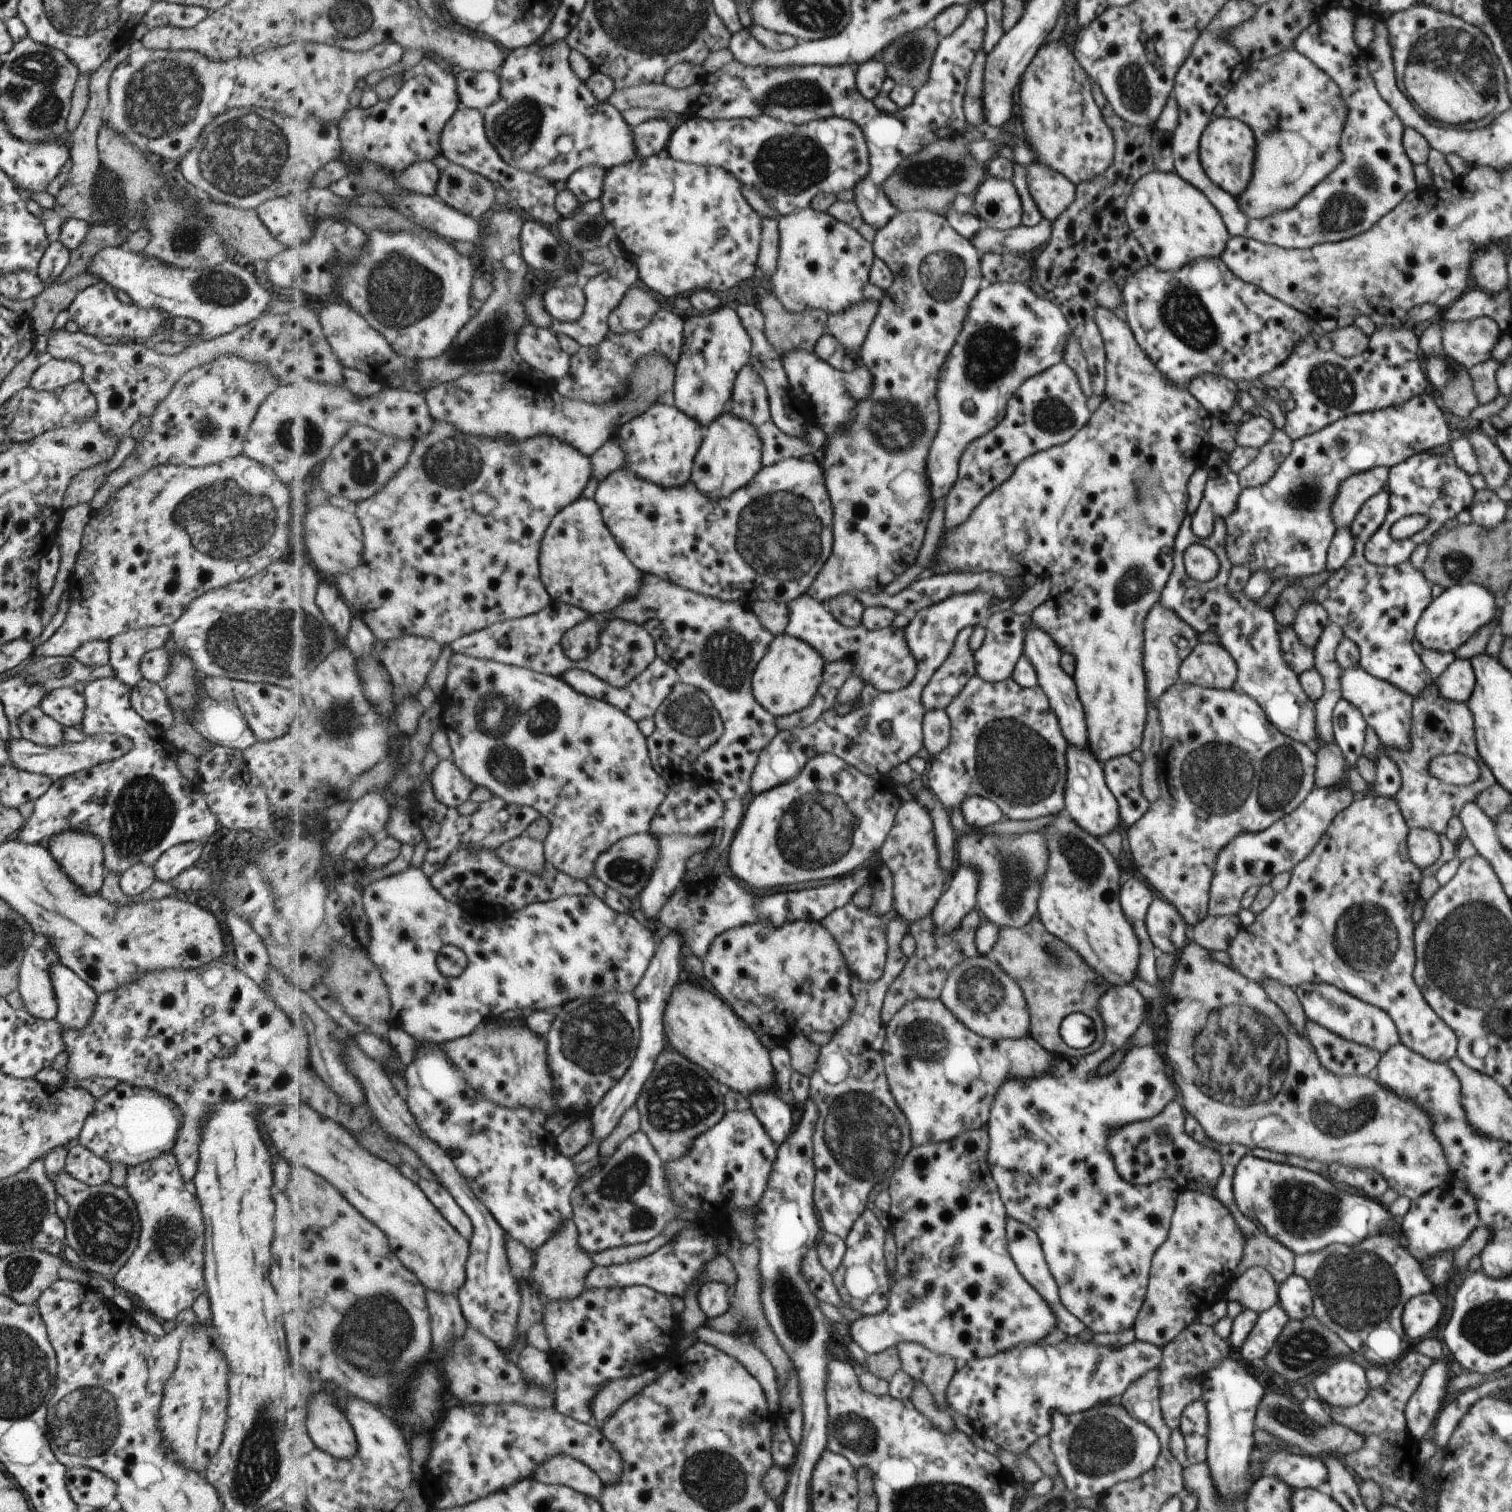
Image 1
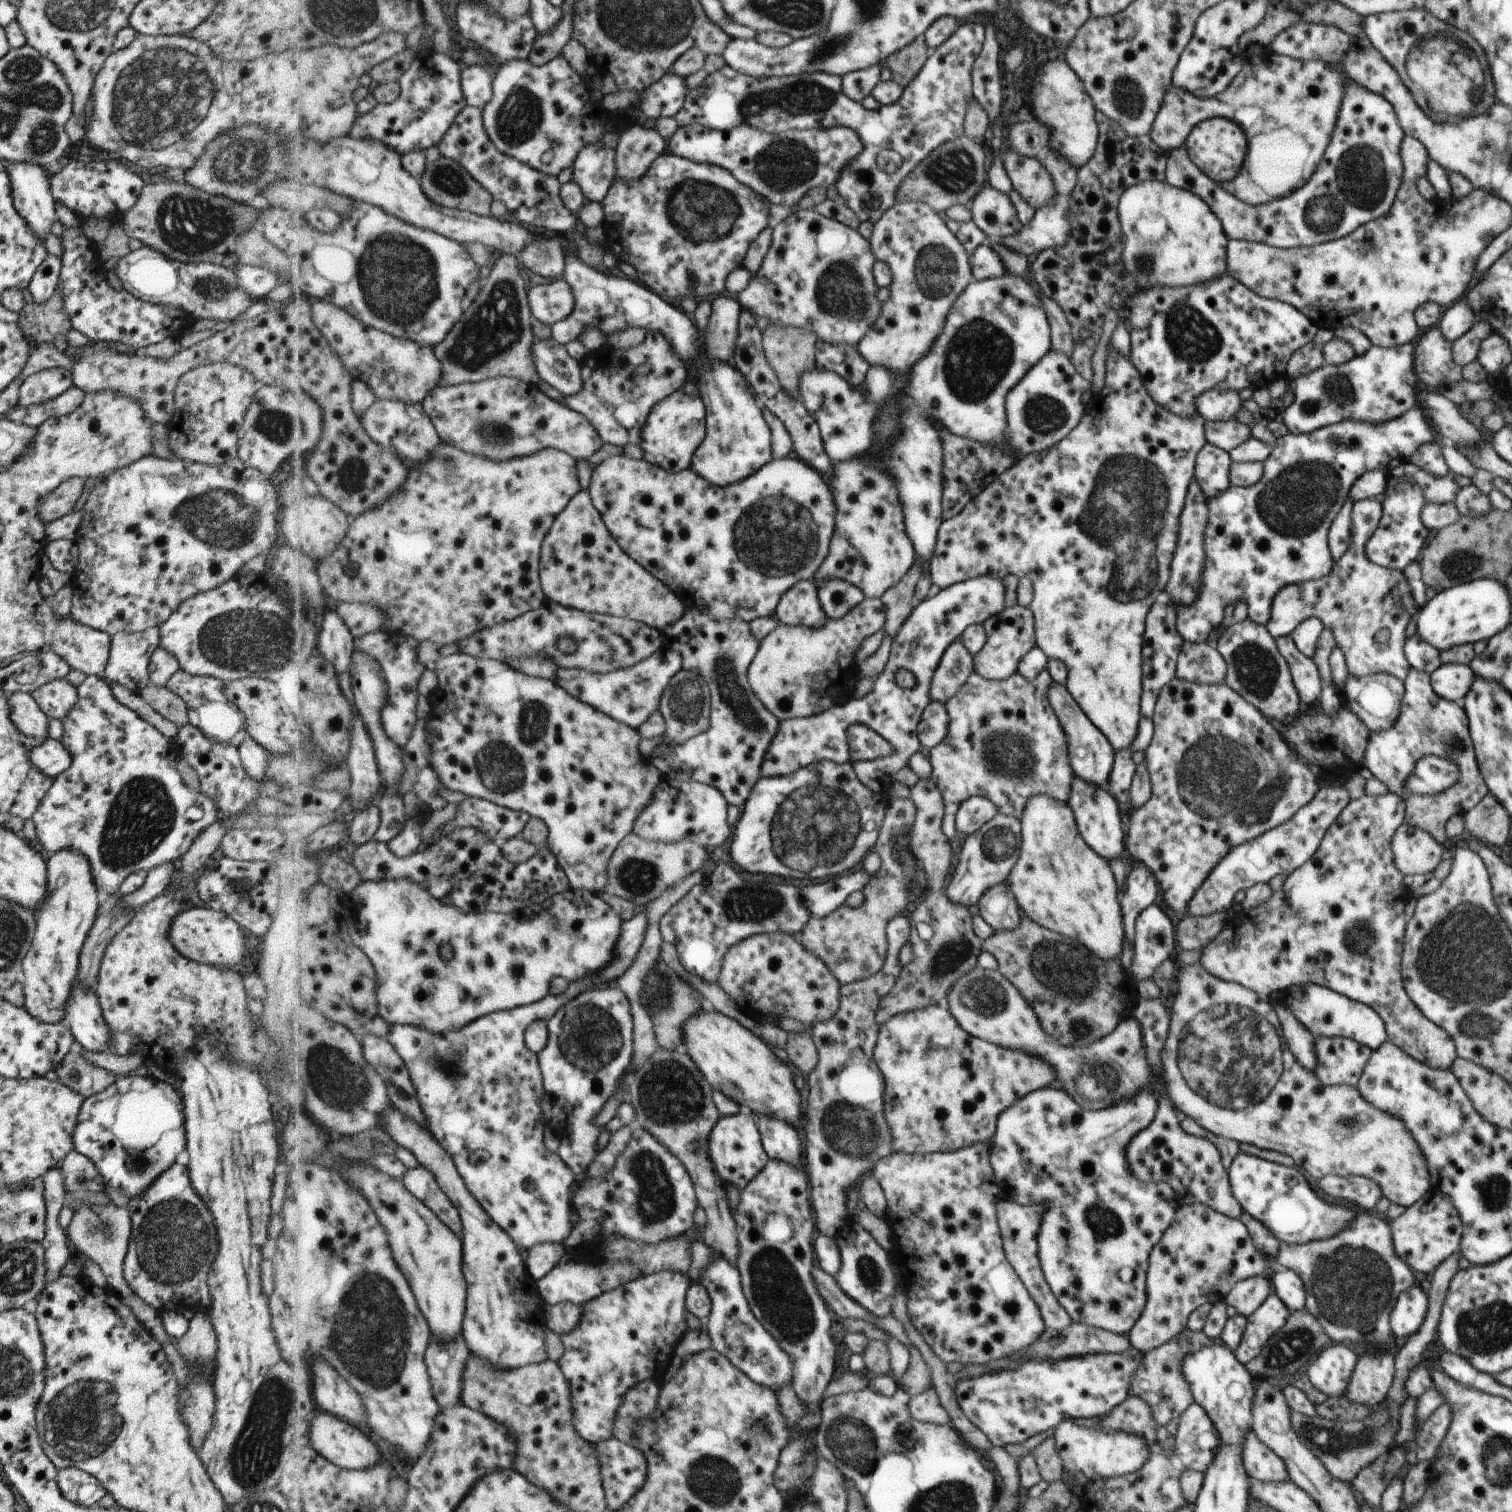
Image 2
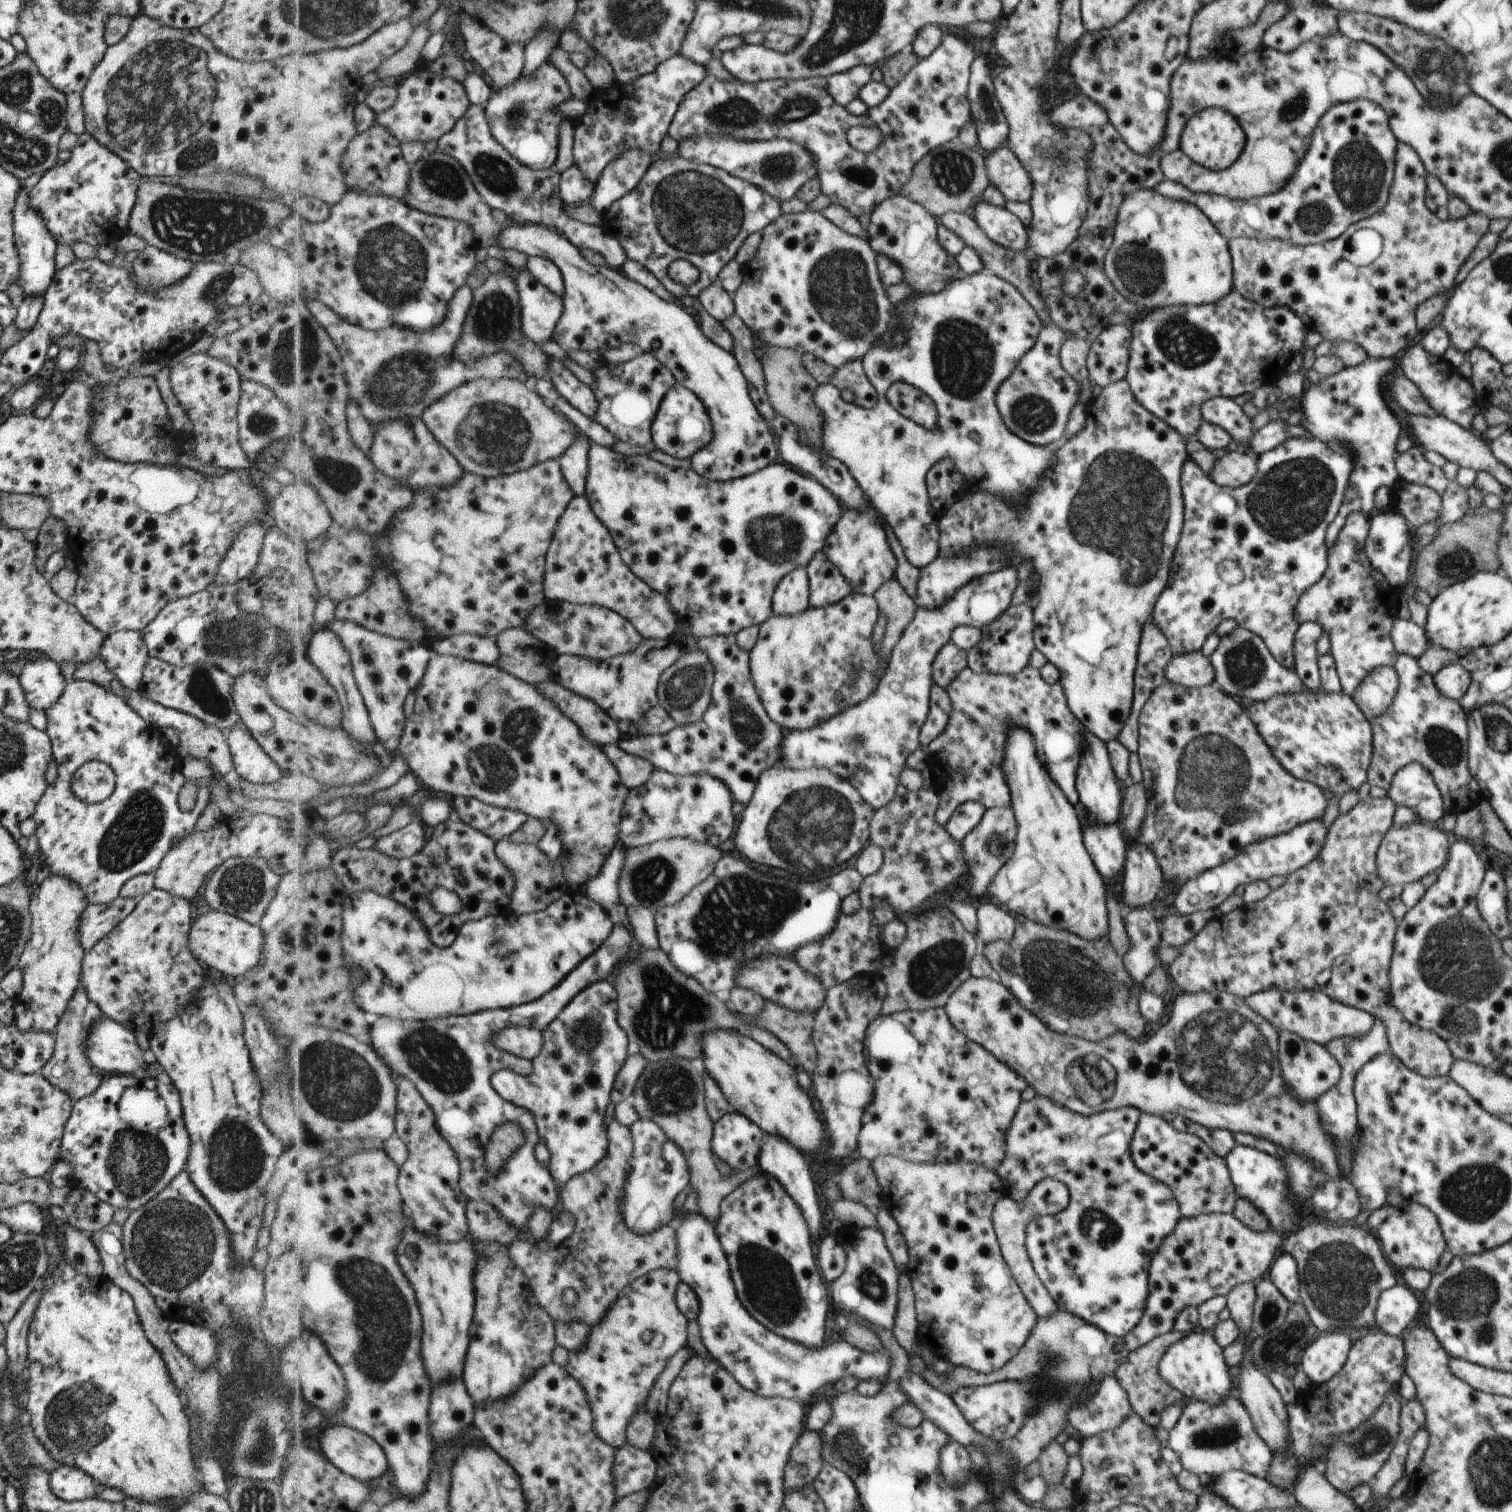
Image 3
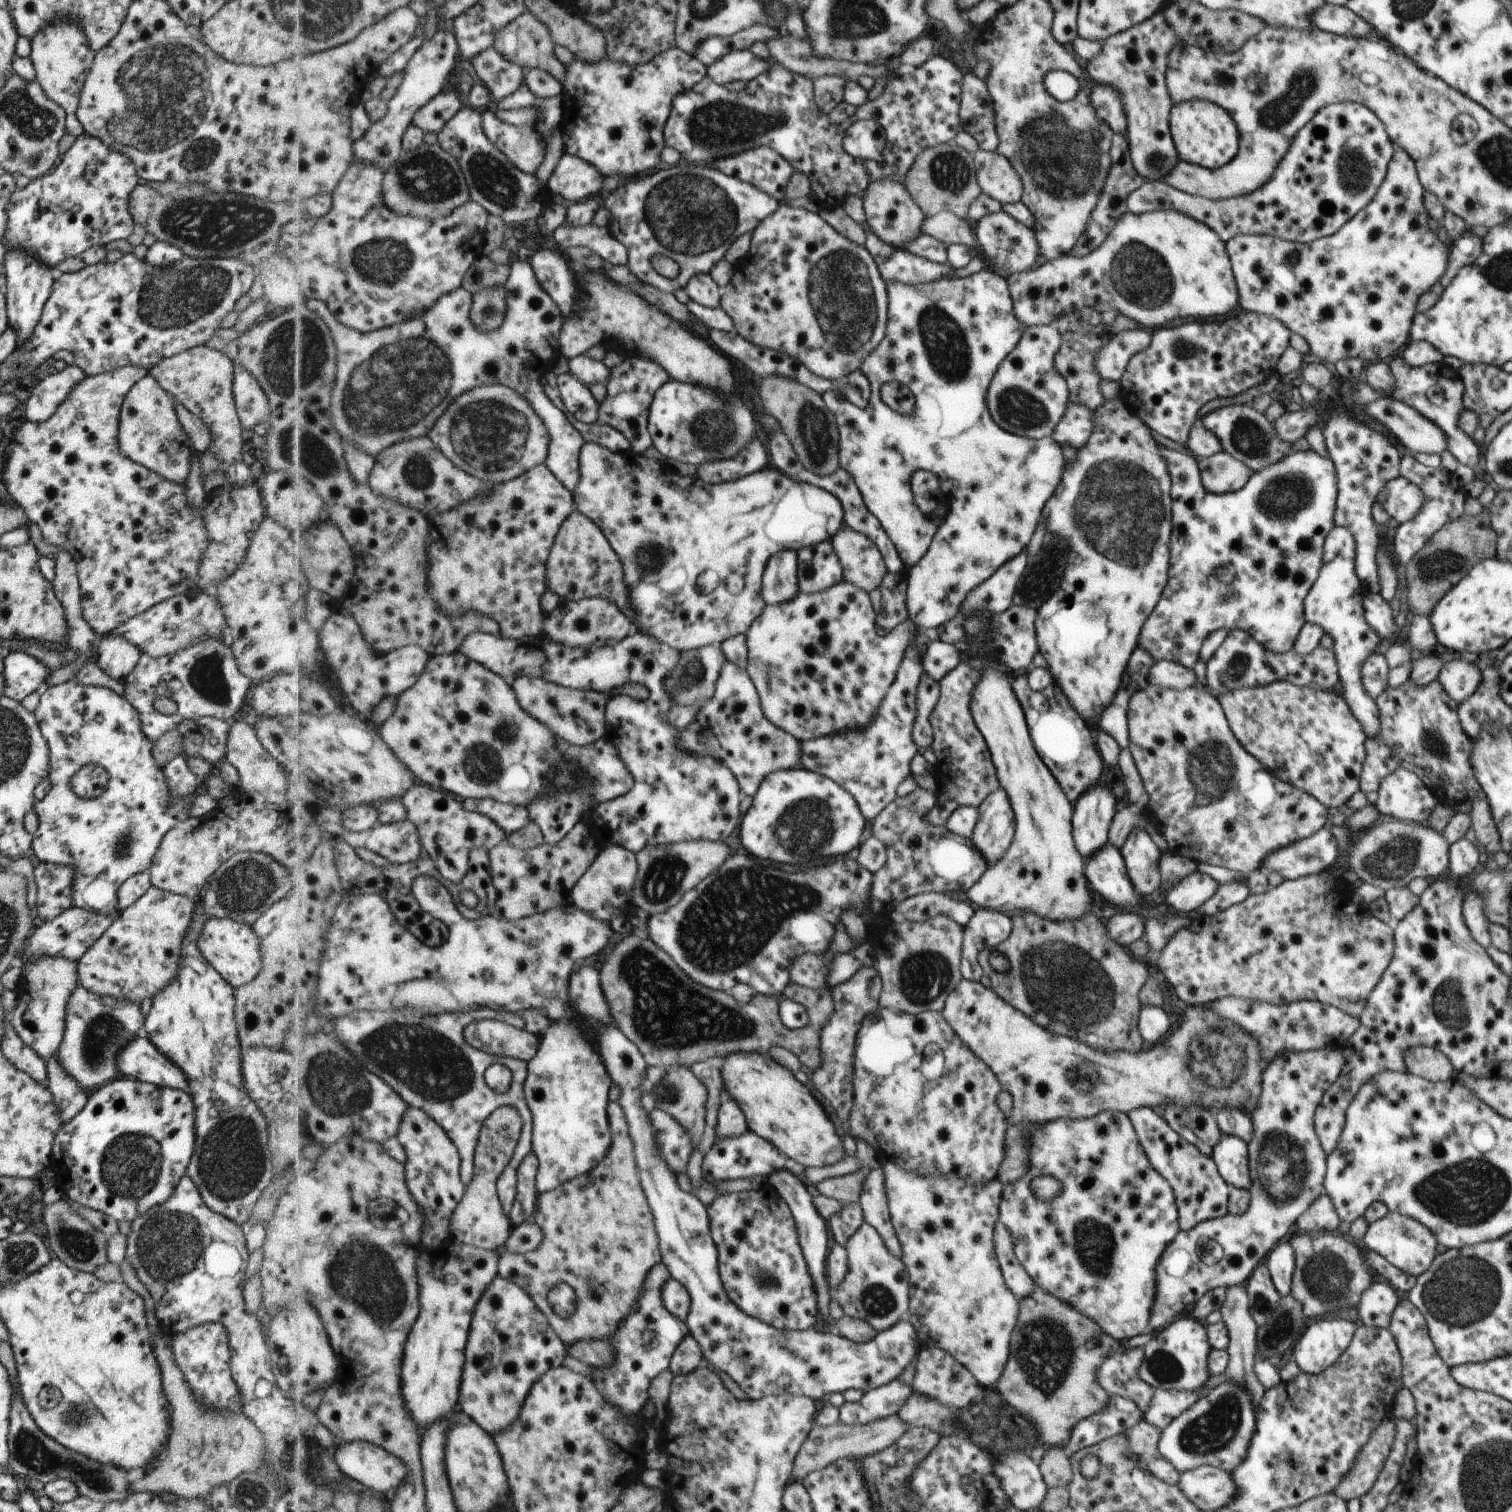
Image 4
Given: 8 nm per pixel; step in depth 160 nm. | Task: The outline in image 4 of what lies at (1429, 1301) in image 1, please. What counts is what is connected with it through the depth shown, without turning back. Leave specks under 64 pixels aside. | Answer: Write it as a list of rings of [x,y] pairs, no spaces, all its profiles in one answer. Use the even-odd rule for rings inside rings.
[[[1375,1281],[1371,1288],[1361,1293],[1355,1308],[1357,1317],[1363,1325],[1385,1329],[1390,1323],[1391,1313],[1395,1310],[1400,1296],[1387,1282]]]

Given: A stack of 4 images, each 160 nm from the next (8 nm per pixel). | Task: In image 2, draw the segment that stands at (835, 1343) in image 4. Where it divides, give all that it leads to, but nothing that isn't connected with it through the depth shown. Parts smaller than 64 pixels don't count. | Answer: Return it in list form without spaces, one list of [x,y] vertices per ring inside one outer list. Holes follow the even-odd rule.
[[[716,1254],[712,1266],[702,1273],[699,1283],[703,1283],[712,1296],[710,1321],[704,1326],[712,1338],[712,1348],[728,1356],[737,1368],[765,1387],[777,1390],[791,1385],[795,1362],[753,1312],[752,1304],[745,1296],[740,1269]]]

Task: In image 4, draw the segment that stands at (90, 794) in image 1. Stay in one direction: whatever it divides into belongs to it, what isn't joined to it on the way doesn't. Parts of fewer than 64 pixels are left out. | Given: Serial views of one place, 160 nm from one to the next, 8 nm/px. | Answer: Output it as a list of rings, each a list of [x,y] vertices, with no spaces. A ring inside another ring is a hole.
[[[65,681],[46,686],[32,712],[40,733],[48,746],[48,775],[50,787],[38,801],[32,804],[38,825],[32,834],[30,848],[41,863],[72,868],[70,897],[76,907],[96,913],[110,913],[116,908],[118,886],[134,874],[147,871],[161,837],[178,822],[188,816],[195,790],[184,799],[170,801],[166,778],[162,768],[151,754],[152,742],[142,734],[138,712],[121,695],[105,687],[82,685],[77,681]],[[86,762],[103,767],[107,774],[106,789],[94,799],[77,798],[68,787],[68,780]]]

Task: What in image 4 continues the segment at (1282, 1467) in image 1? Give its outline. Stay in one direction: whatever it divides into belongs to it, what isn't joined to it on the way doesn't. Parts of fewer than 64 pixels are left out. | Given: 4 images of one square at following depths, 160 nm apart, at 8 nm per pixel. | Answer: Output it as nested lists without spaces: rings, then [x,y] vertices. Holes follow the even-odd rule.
[[[1226,1381],[1209,1389],[1206,1396],[1199,1396],[1192,1407],[1181,1412],[1179,1416],[1171,1419],[1171,1422],[1160,1430],[1158,1438],[1159,1454],[1168,1460],[1178,1473],[1182,1473],[1201,1465],[1211,1465],[1215,1468],[1222,1468],[1228,1473],[1241,1464],[1241,1461],[1248,1455],[1248,1446],[1252,1434],[1256,1431],[1256,1417],[1252,1408],[1251,1394],[1243,1389],[1236,1382]]]

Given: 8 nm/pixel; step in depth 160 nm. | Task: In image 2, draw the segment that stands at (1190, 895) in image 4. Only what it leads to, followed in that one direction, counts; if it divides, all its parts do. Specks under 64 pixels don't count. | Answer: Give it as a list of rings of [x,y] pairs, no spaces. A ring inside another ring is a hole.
[[[1330,784],[1321,787],[1311,802],[1304,804],[1291,819],[1233,847],[1215,867],[1211,874],[1197,888],[1188,902],[1187,914],[1207,916],[1225,912],[1234,903],[1234,896],[1239,890],[1247,890],[1257,883],[1268,883],[1276,876],[1291,875],[1298,866],[1313,856],[1329,825],[1339,816],[1341,810],[1351,800],[1345,785]]]

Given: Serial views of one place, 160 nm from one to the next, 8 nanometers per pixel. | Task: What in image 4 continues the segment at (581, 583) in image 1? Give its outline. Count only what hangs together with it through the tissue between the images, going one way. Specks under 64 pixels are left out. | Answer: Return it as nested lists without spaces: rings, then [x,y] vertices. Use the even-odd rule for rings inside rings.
[[[578,508],[569,515],[557,533],[547,566],[548,588],[557,593],[563,602],[603,597],[613,601],[625,616],[628,616],[633,623],[636,622],[636,610],[629,585],[624,577],[624,564],[620,556],[601,527]]]

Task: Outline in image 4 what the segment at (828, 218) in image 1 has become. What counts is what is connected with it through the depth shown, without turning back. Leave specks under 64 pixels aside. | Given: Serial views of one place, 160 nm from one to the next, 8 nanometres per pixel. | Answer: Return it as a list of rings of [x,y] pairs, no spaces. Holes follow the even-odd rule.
[[[781,204],[777,212],[768,216],[753,234],[751,250],[745,259],[741,259],[735,264],[737,271],[735,271],[732,282],[723,290],[720,304],[721,308],[733,317],[737,332],[753,344],[778,350],[779,352],[786,352],[787,355],[798,358],[809,367],[811,372],[826,379],[843,379],[845,375],[859,370],[863,366],[864,360],[880,346],[880,342],[885,338],[888,331],[888,306],[890,303],[888,281],[881,274],[880,265],[877,264],[876,258],[873,258],[869,249],[865,245],[854,243],[846,236],[843,236],[823,219],[819,212],[809,212],[805,208],[793,208],[787,204]]]

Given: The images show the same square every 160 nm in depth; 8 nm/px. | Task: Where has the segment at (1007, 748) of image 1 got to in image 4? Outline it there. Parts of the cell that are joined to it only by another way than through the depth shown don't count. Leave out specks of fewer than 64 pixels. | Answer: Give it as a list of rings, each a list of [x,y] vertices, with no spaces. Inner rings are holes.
[[[961,661],[943,680],[941,698],[935,707],[930,721],[935,726],[934,751],[937,756],[935,777],[939,784],[938,801],[927,818],[931,824],[946,826],[957,807],[968,806],[978,809],[987,796],[1000,786],[997,780],[996,765],[991,763],[990,750],[981,736],[975,721],[972,720],[971,696],[973,687],[982,677],[982,672]],[[1027,671],[1014,674],[1011,686],[1016,699],[1024,708],[1032,743],[1037,744],[1036,751],[1063,789],[1065,796],[1075,802],[1085,790],[1095,786],[1093,782],[1099,778],[1103,768],[1103,762],[1091,738],[1091,730],[1085,726],[1085,720],[1075,710],[1071,710],[1072,705],[1055,682],[1042,691],[1033,691],[1028,687],[1025,674]]]

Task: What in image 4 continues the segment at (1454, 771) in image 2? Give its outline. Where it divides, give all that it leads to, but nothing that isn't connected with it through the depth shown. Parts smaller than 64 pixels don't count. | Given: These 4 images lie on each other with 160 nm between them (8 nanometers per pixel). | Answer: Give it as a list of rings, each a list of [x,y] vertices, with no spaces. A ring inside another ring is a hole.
[[[1396,768],[1385,778],[1382,778],[1376,793],[1378,797],[1374,804],[1377,812],[1381,815],[1391,816],[1393,819],[1413,821],[1414,823],[1425,824],[1437,802],[1439,802],[1435,793],[1423,784],[1423,781],[1416,773],[1404,768]]]

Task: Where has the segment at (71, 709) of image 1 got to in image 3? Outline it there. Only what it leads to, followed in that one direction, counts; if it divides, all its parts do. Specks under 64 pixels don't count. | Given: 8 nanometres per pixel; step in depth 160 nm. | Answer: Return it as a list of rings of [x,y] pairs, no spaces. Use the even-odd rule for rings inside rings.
[[[47,656],[28,660],[17,680],[30,708],[43,712],[61,696],[66,685],[58,664]]]

